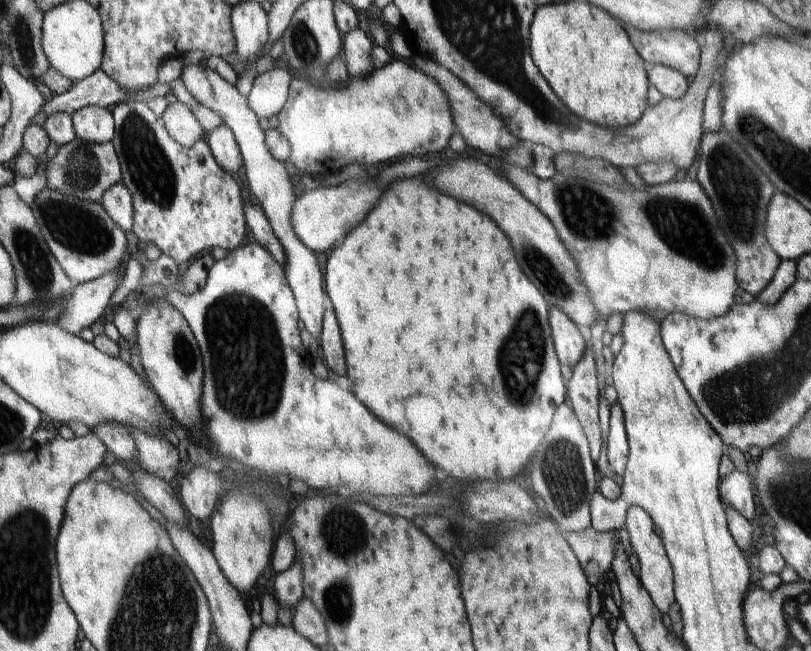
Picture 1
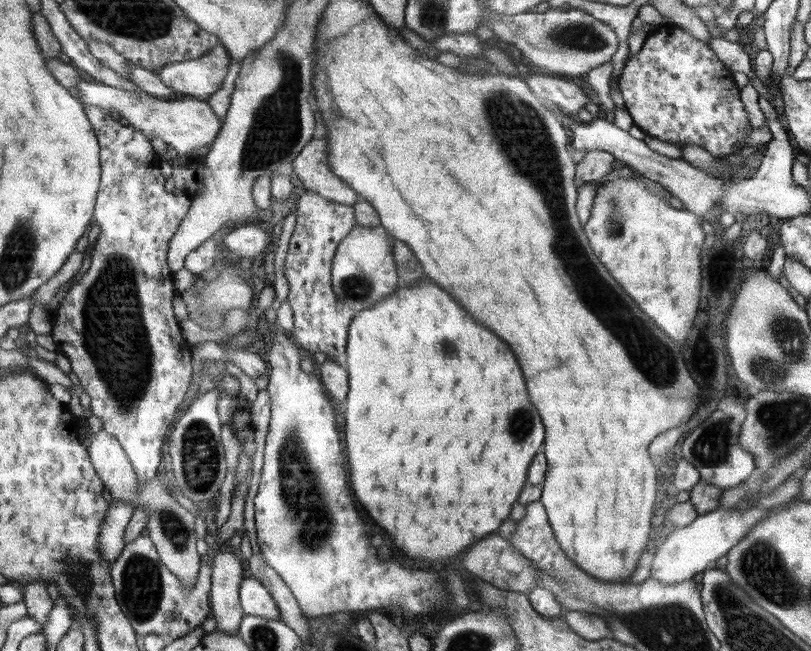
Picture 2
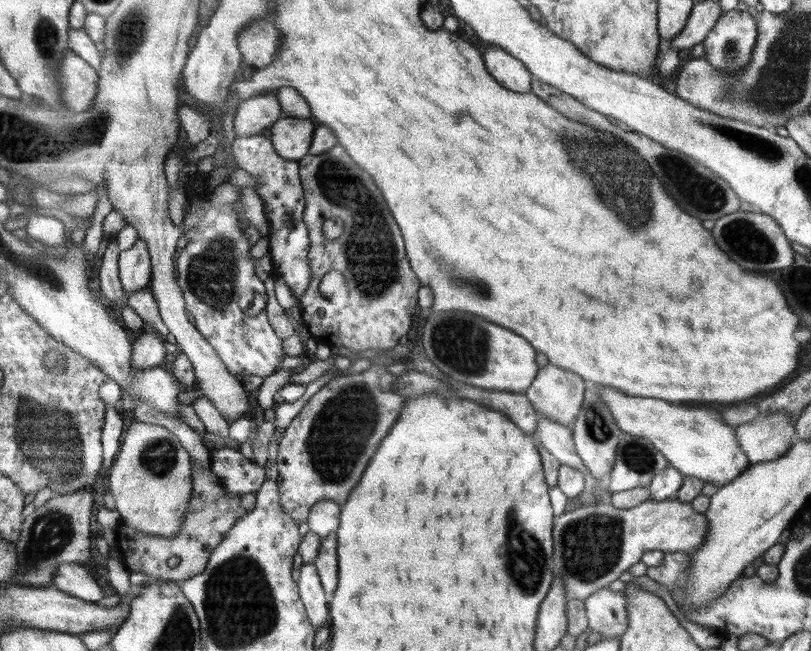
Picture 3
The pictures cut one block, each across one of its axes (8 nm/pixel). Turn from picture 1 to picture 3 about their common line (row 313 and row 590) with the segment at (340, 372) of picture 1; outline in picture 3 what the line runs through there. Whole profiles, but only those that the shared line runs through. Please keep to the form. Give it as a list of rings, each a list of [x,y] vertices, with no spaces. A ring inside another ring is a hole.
[[[332,531],[322,539],[313,566],[318,570],[326,598],[332,601],[334,590],[336,590],[336,580],[338,580],[337,566],[337,533]]]

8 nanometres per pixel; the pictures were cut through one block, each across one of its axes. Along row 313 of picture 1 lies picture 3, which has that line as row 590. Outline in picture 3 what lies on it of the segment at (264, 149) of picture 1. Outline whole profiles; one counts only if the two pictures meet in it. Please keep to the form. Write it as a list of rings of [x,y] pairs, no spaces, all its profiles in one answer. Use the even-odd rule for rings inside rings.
[[[313,564],[302,565],[297,585],[312,628],[317,631],[318,628],[327,626],[330,621],[329,602],[318,576],[318,570]]]

